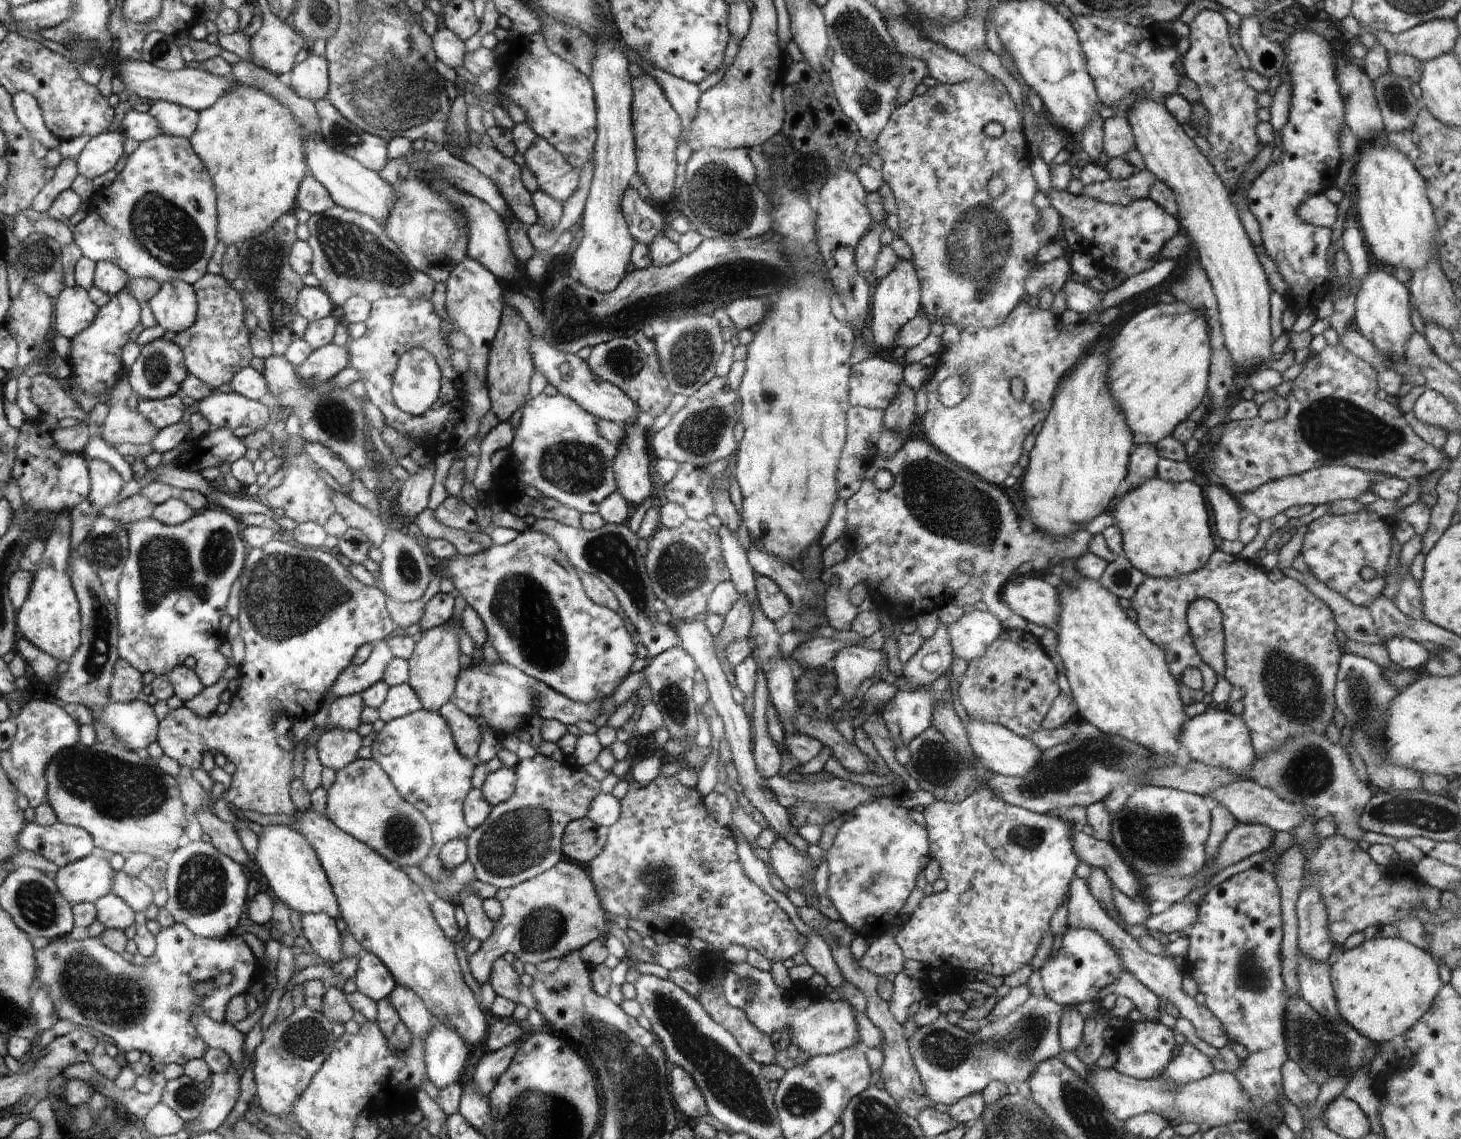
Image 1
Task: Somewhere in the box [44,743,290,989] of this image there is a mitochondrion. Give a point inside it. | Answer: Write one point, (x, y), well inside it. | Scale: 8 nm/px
(113, 786)

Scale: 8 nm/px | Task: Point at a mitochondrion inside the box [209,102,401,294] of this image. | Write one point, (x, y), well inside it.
(342, 134)

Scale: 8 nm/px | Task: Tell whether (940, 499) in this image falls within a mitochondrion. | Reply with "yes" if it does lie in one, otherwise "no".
yes

